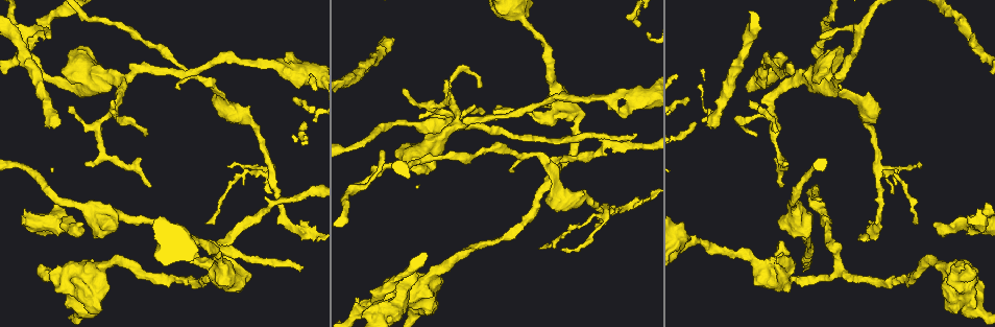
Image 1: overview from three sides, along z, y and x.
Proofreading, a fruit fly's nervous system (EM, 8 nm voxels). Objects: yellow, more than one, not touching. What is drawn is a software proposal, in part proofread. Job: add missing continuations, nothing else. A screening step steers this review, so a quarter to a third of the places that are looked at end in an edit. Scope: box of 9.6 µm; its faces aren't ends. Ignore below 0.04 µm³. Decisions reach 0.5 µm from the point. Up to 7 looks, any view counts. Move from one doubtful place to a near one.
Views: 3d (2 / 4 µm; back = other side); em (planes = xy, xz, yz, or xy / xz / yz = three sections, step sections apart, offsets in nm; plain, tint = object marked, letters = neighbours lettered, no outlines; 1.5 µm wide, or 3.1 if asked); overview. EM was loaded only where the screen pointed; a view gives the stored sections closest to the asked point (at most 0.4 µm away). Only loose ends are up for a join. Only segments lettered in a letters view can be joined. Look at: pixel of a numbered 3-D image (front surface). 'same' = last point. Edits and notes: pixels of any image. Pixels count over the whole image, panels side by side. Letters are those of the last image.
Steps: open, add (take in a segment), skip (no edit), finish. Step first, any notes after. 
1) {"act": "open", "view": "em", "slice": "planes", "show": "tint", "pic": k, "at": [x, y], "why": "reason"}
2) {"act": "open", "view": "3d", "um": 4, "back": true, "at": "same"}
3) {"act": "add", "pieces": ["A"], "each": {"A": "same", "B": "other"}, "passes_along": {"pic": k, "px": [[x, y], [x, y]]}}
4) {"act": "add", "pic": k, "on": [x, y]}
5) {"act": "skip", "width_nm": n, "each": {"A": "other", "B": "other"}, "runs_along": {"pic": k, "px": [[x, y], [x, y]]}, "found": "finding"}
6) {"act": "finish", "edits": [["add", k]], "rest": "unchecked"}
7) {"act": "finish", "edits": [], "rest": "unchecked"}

{"act": "open", "view": "em", "slice": "yz", "step": 4, "show": "tint", "pic": 1, "at": [804, 267], "why": "long arm stops here"}

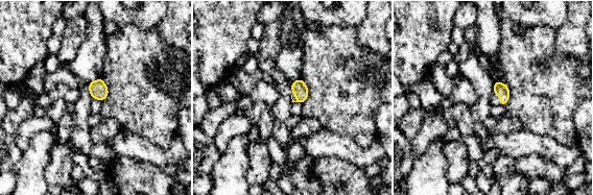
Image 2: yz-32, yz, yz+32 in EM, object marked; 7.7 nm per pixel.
{"act": "open", "view": "em", "slice": "planes", "show": "letters", "at": "same"}

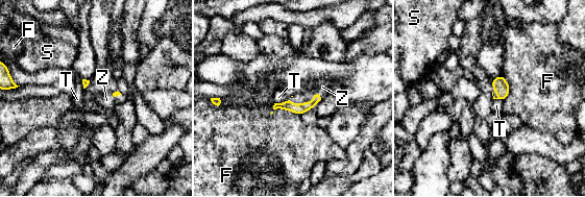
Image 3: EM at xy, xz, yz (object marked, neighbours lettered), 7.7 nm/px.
{"act": "add", "pieces": ["Z"], "each": {"F": "other", "S": "other", "T": "other", "Z": "same"}, "passes_along": {"pic": 3, "px": [[288, 105], [309, 102], [322, 87]]}, "found": "it goes on there"}

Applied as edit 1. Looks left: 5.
{"act": "open", "view": "overview"}

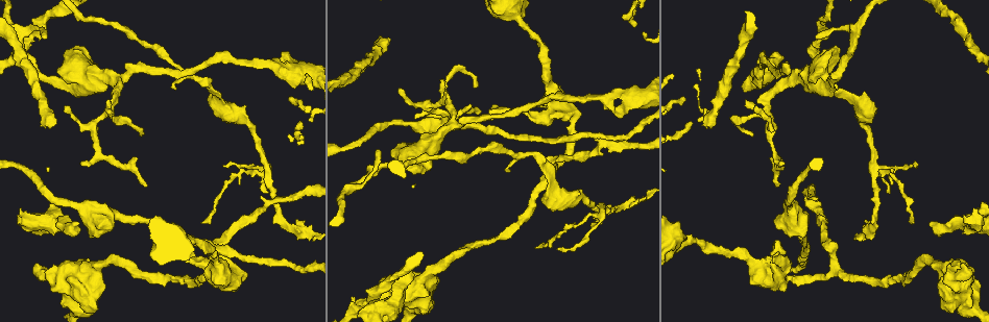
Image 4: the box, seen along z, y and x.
{"act": "open", "view": "em", "slice": "xy", "step": 4, "show": "tint", "pic": 4, "at": [78, 224], "why": "branch stops here"}

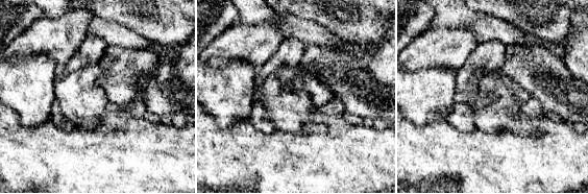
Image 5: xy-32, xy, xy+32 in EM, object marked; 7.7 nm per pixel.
{"act": "open", "view": "em", "slice": "yz", "step": 4, "show": "letters", "at": "same"}

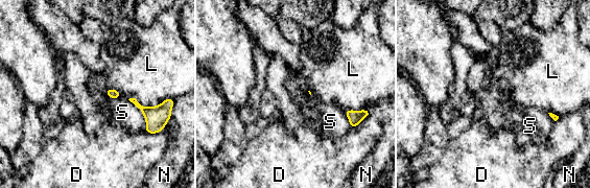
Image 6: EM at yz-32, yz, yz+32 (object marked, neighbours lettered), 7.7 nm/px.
{"act": "skip", "each": {"D": "other", "L": "other", "N": "other", "S": "other"}, "border": {"pic": 6, "px": [[128, 99], [142, 113], [145, 132]]}, "found": "none of them fits"}

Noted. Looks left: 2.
{"act": "finish", "edits": [["add", 3]], "rest": "unchecked"}

